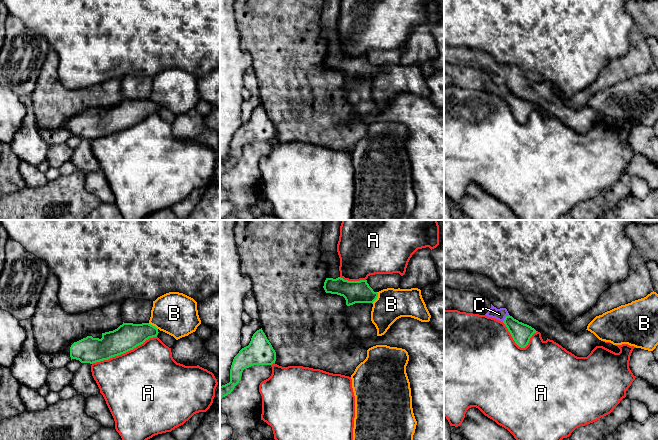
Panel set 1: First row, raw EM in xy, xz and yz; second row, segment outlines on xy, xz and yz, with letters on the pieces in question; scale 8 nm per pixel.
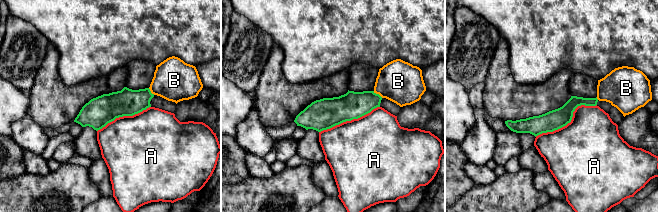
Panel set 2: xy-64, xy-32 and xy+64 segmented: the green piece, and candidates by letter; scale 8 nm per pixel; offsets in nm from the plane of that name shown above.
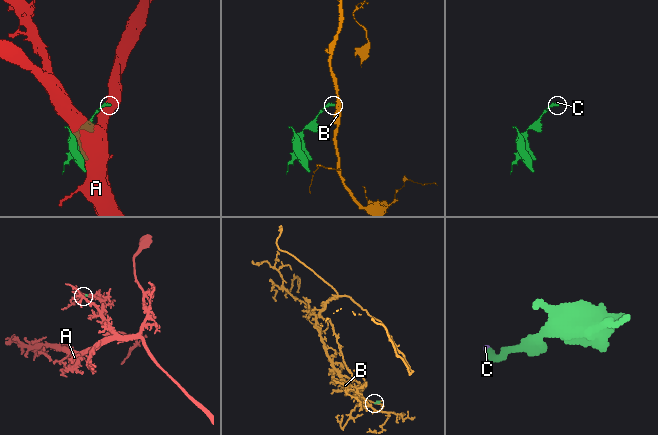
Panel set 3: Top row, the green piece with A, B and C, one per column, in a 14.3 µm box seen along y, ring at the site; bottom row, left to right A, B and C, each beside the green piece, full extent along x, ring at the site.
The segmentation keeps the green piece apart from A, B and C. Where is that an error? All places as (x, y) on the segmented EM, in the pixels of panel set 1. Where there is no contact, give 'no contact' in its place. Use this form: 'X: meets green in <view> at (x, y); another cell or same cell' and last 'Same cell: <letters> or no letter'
A: meets green in xy at (124, 352); another cell
B: meets green in xz at (376, 298); another cell
C: meets green in yz at (505, 318); same cell
Same cell: C

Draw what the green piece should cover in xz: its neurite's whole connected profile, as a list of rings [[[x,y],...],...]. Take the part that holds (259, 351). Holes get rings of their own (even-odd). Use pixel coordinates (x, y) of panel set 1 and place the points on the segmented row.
[[[261,328],[253,334],[249,345],[234,357],[230,369],[230,382],[220,386],[220,400],[234,390],[244,369],[254,365],[272,365],[275,361],[276,352]]]

